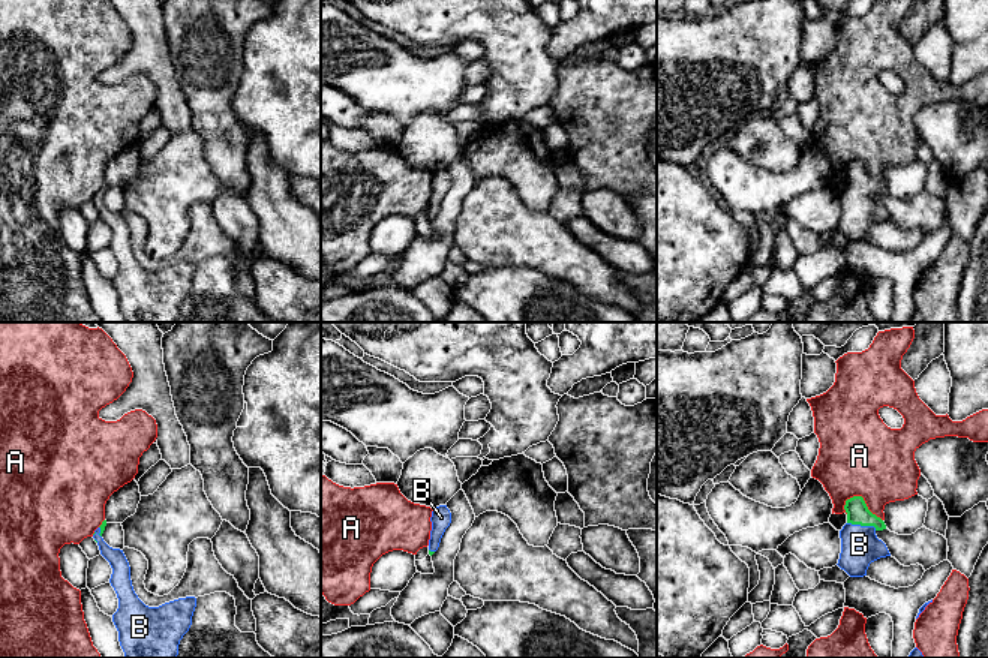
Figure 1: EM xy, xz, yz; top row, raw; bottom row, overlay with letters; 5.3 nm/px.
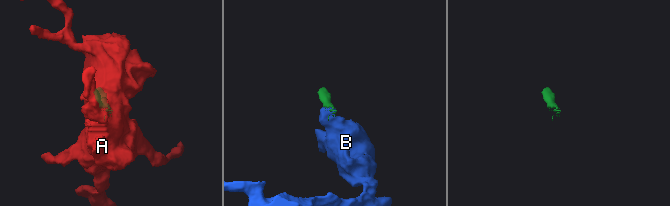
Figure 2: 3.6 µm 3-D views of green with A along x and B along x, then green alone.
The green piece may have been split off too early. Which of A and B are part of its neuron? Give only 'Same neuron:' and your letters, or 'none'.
Same neuron: B

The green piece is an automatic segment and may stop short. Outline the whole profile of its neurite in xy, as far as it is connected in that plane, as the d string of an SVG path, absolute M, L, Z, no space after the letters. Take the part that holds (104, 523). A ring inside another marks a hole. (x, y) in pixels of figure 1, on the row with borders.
M106 520L94 531L93 538L112 568L109 583L118 598L112 622L124 657L177 658L180 640L192 625L196 598L178 598L159 607L145 606L133 591L130 567L123 550L103 541L105 526Z

